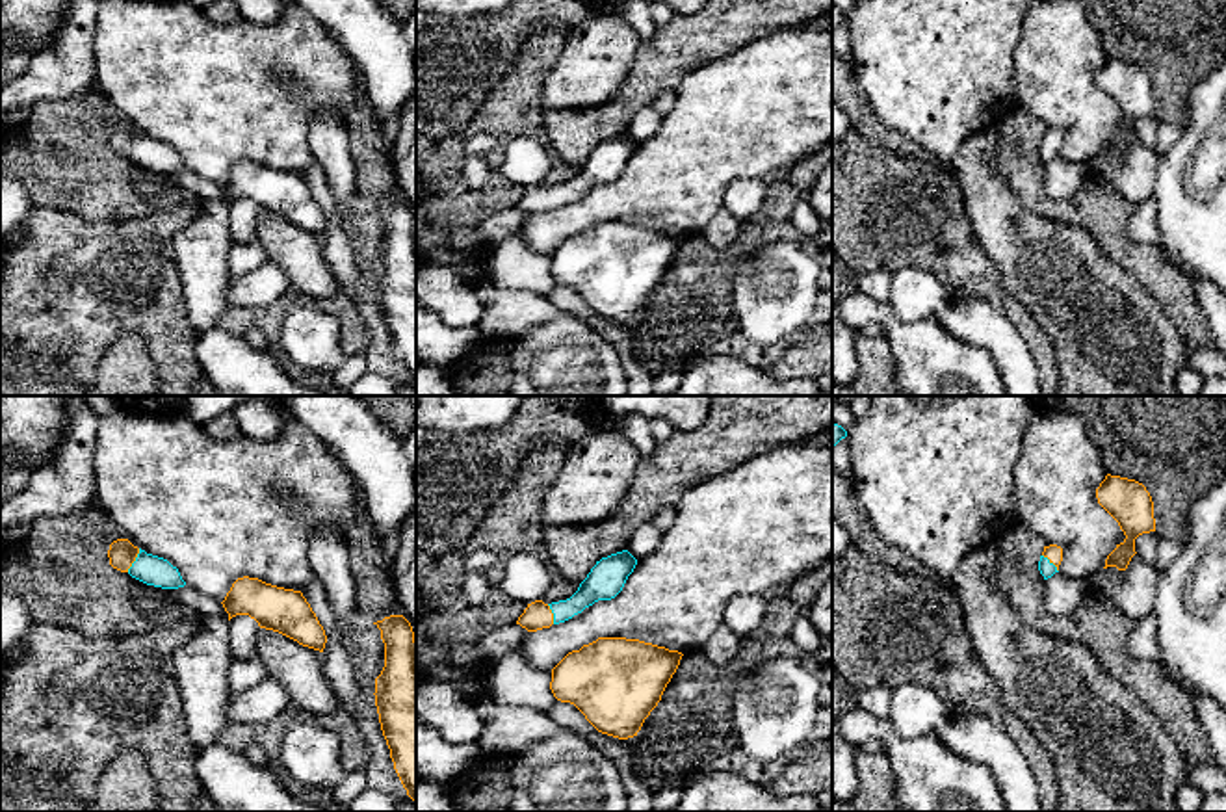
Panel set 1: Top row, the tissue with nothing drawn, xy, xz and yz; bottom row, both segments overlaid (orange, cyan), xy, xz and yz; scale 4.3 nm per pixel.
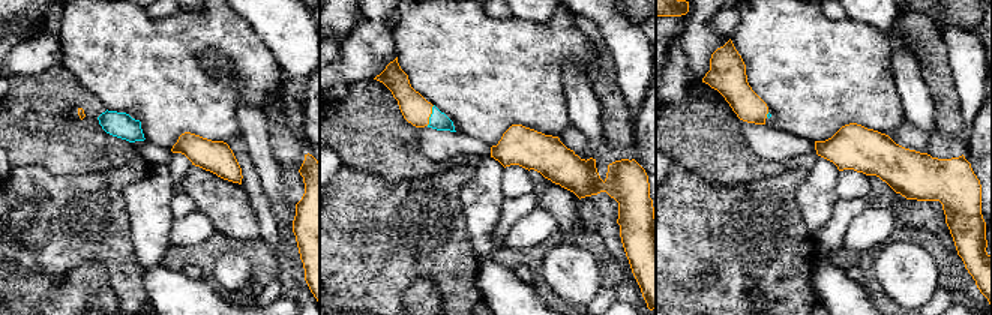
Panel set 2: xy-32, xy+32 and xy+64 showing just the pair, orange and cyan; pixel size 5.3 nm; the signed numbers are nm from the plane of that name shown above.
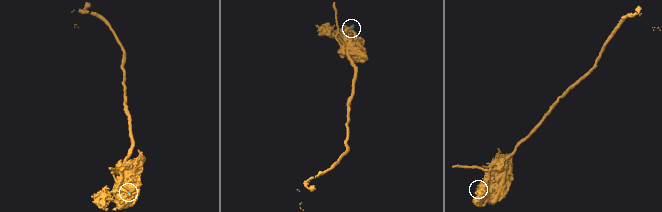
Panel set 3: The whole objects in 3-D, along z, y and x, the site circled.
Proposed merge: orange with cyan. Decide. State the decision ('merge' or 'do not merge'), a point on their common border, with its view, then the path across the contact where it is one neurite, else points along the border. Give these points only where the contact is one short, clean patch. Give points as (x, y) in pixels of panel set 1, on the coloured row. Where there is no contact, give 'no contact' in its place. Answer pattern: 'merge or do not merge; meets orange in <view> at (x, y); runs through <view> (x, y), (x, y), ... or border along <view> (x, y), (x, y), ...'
merge; meets orange in xy at (134, 560); runs through xy (121, 552), (134, 560), (149, 569)

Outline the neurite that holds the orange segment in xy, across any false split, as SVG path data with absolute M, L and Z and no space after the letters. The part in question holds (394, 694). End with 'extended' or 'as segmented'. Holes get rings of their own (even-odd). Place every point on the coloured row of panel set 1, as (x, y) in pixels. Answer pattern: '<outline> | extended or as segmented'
M403 615L373 622L385 643L385 667L375 678L375 706L394 769L416 801L416 641Z | as segmented

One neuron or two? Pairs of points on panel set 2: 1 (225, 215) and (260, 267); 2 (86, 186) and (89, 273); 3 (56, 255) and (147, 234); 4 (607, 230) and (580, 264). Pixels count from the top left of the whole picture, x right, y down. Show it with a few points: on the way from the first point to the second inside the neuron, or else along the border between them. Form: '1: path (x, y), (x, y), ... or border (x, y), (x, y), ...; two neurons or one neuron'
1: border (216, 231), (239, 240), (260, 239); two neurons
2: border (59, 281), (81, 264), (98, 261), (111, 288); two neurons
3: border (125, 204), (134, 258), (144, 272); two neurons
4: border (554, 245), (586, 248), (596, 260), (602, 284); two neurons

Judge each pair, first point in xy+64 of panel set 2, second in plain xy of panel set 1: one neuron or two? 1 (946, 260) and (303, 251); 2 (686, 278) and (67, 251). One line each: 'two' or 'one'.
1: two
2: one

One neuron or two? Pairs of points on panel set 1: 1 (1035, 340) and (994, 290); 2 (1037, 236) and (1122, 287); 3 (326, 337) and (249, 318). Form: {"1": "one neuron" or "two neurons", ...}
{"1": "one neuron", "2": "one neuron", "3": "two neurons"}

